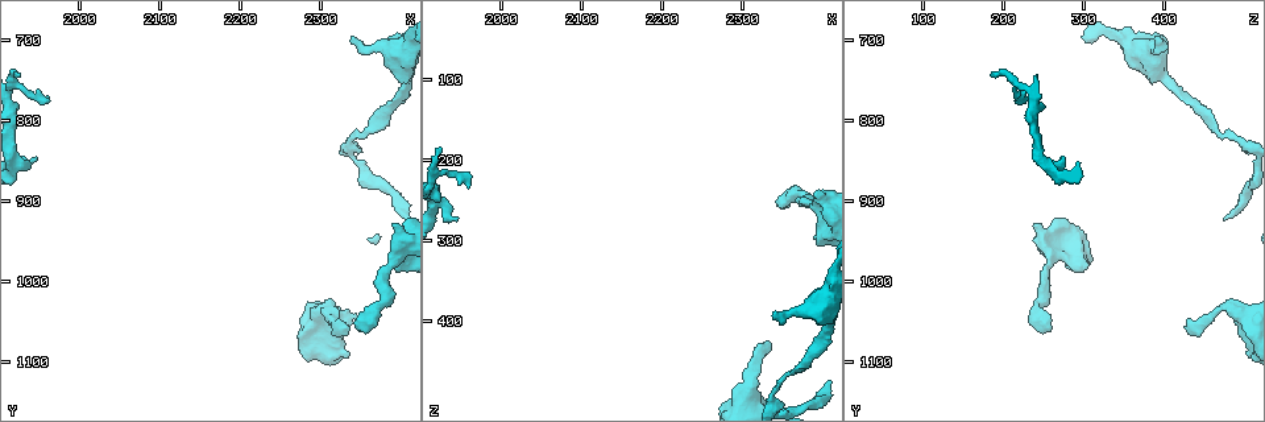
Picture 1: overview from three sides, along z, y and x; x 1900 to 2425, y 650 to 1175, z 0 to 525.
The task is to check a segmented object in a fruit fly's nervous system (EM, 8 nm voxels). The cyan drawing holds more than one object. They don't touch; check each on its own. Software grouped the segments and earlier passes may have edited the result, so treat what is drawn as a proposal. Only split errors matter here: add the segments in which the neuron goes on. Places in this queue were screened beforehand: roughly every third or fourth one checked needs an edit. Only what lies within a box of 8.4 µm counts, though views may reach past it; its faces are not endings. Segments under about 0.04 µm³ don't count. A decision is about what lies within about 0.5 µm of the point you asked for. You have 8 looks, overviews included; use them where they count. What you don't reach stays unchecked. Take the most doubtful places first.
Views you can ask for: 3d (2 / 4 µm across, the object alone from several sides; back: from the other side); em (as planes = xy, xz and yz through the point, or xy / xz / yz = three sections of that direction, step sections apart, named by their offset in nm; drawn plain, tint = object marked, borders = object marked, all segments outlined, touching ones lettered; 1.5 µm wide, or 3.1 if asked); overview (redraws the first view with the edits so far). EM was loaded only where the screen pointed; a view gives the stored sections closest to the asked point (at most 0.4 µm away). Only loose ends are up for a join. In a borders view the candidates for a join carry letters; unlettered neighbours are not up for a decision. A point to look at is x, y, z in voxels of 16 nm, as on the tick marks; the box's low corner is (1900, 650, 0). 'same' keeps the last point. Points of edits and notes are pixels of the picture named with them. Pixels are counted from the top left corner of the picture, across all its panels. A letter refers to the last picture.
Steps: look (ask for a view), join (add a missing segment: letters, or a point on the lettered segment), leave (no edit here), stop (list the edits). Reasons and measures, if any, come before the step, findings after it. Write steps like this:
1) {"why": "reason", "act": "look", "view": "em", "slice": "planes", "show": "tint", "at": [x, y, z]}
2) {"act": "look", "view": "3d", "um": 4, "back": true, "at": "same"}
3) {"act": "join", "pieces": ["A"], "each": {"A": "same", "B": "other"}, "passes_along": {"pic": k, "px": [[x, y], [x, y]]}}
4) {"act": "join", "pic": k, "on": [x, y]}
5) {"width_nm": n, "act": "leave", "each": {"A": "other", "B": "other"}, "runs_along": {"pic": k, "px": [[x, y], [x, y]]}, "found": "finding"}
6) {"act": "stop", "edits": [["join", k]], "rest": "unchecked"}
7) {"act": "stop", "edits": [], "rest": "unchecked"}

{"why": "long arm stops here", "act": "look", "view": "3d", "um": 2, "back": true, "at": [2335, 1060, 430]}

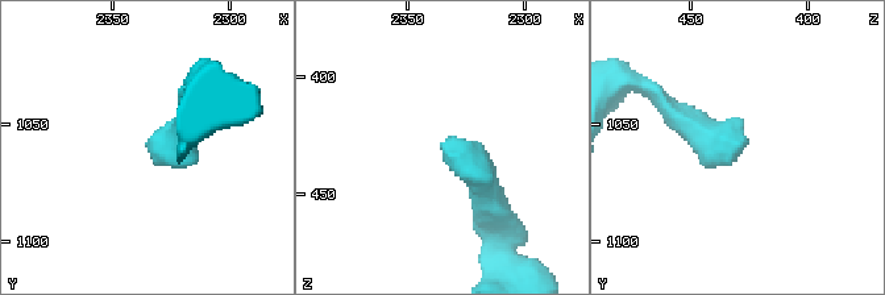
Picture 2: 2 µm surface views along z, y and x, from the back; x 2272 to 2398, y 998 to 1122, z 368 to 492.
{"why": "shape alone is not enough", "act": "look", "view": "em", "slice": "xy", "step": 8, "show": "tint", "at": [2335, 1059, 427]}

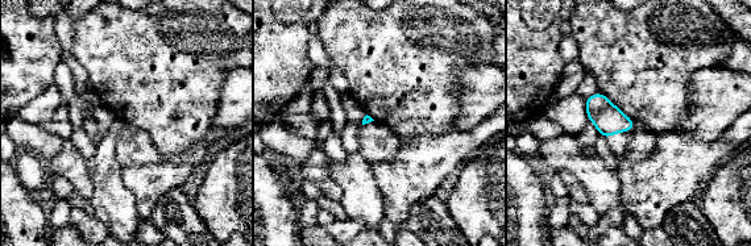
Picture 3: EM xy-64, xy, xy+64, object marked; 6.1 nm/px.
{"act": "look", "view": "em", "slice": "planes", "show": "borders", "at": "same"}

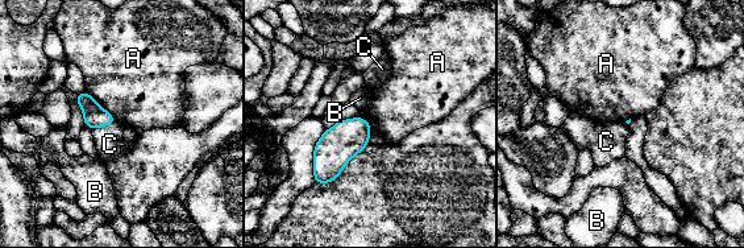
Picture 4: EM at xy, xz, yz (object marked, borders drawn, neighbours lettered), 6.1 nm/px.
{"longest_contact_nm": ["A", 280], "act": "join", "pieces": ["C"], "each": {"A": "other", "B": "other", "C": "same"}, "passes_along": {"pic": 4, "px": [[94, 115], [104, 125], [109, 144]]}, "found": "it goes on there"}

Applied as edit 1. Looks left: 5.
{"why": "an open end", "act": "look", "view": "em", "slice": "planes", "show": "borders", "at": [2340, 695, 390]}

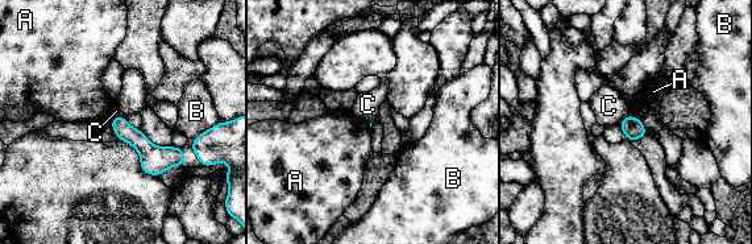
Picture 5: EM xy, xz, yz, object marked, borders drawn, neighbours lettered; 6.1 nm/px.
{"act": "leave", "each": {"A": "other", "B": "other", "C": "other"}, "runs_along": {"pic": 5, "px": [[115, 122], [154, 157], [181, 161]]}, "found": "none of them fits"}

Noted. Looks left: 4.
{"why": "tapers out", "act": "look", "view": "3d", "um": 4, "at": [1955, 770, 230]}

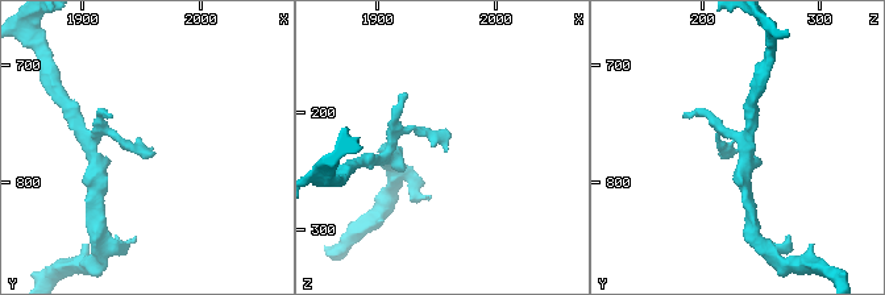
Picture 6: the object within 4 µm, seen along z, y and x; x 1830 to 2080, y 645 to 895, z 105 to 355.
{"why": "need the tissue", "act": "look", "view": "em", "slice": "yz", "step": 4, "show": "borders", "at": [1960, 770, 230]}

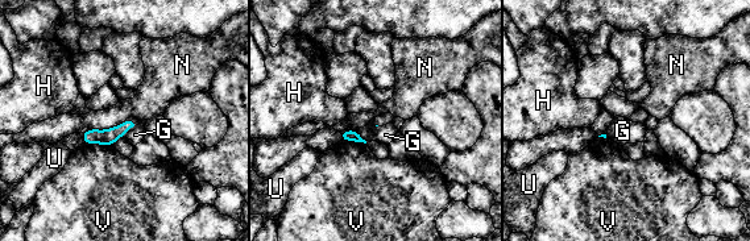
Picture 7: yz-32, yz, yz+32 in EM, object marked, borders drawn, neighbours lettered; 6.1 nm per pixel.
{"act": "look", "view": "em", "slice": "planes", "show": "borders", "at": "same"}

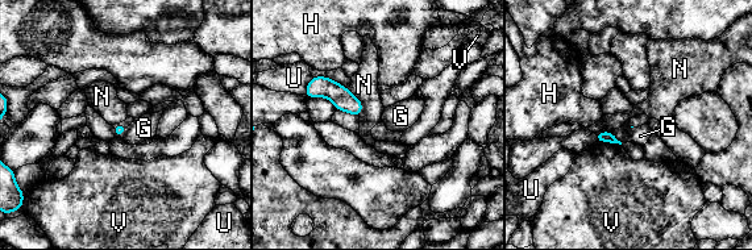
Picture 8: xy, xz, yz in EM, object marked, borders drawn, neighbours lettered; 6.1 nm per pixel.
{"act": "leave", "each": {"G": "other", "H": "other", "N": "other", "U": "other", "V": "other"}, "border": {"pic": 8, "px": [[345, 87], [361, 103], [360, 116]]}, "found": "no lettered segment goes on from it"}

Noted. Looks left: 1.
{"act": "stop", "edits": [["join", 4]], "rest": "unchecked"}

